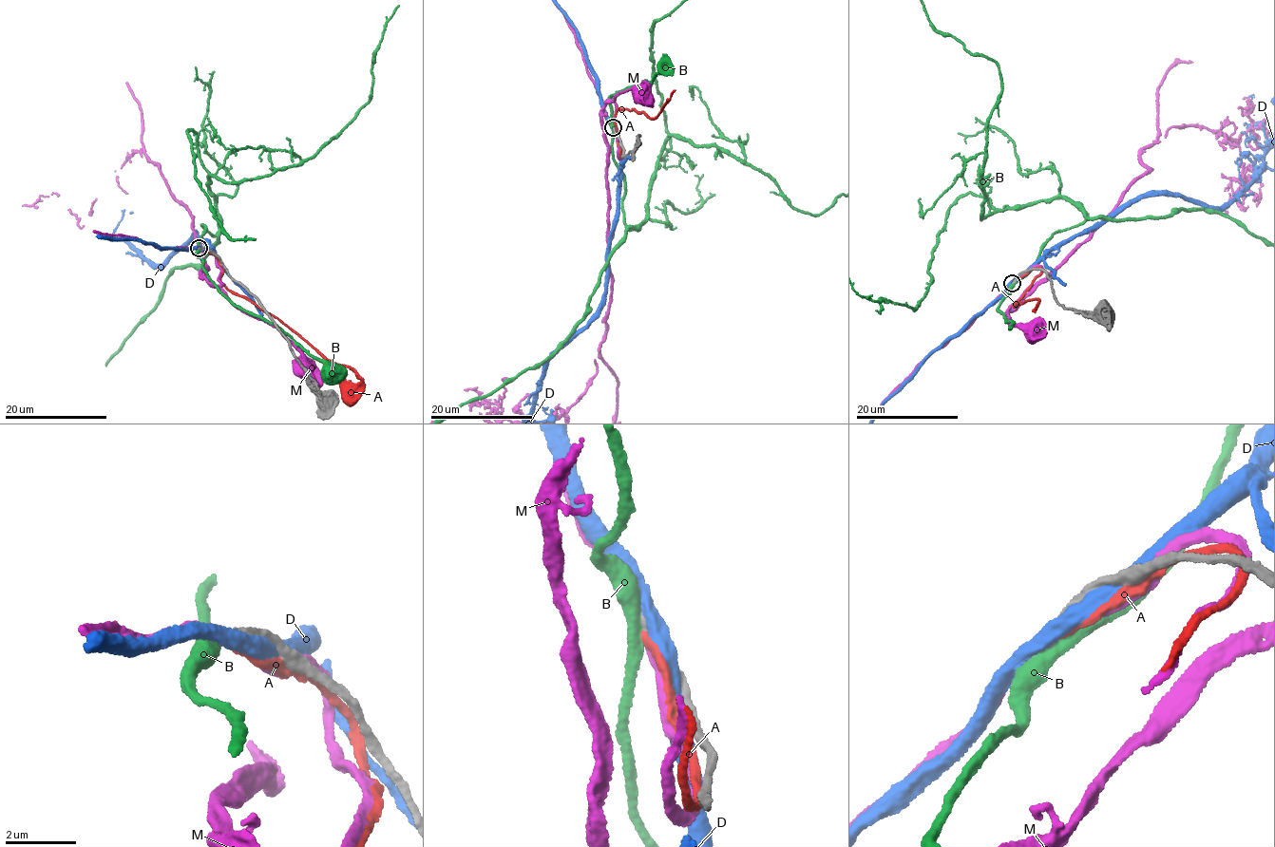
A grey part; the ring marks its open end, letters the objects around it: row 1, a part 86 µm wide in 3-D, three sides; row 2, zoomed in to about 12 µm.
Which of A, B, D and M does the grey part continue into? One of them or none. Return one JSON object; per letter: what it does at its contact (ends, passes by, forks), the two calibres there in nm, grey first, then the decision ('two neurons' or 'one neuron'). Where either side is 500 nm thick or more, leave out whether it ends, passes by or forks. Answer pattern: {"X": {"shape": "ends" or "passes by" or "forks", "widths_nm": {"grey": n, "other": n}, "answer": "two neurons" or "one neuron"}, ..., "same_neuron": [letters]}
{"A": {"shape": "ends", "widths_nm": {"grey": 300, "other": 200}, "answer": "two neurons"}, "B": {"shape": "passes by", "widths_nm": {"grey": 260, "other": 440}, "answer": "two neurons"}, "D": {"shape": "passes by", "widths_nm": {"grey": 220, "other": 480}, "answer": "two neurons"}, "M": {"shape": "passes by", "widths_nm": {"grey": 300, "other": 260}, "answer": "two neurons"}, "same_neuron": []}

